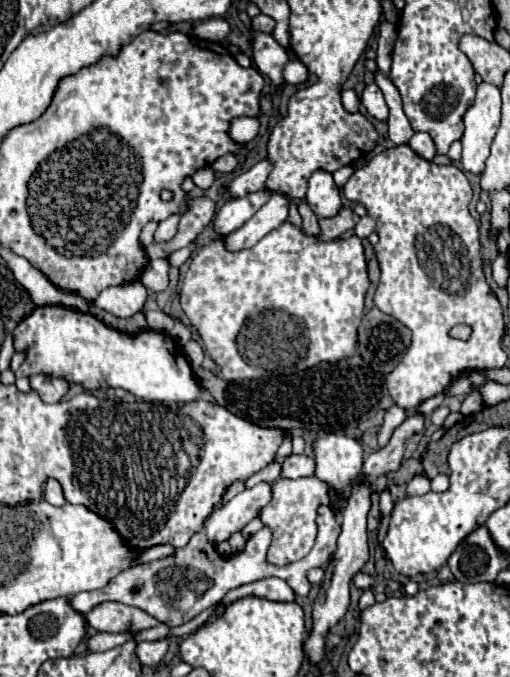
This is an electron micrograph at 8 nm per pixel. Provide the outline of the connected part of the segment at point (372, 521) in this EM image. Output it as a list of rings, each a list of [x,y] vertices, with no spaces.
[[[372,492],[372,508],[368,512],[368,530],[370,532],[378,526],[378,516],[380,516],[380,510],[378,510],[378,492]]]

